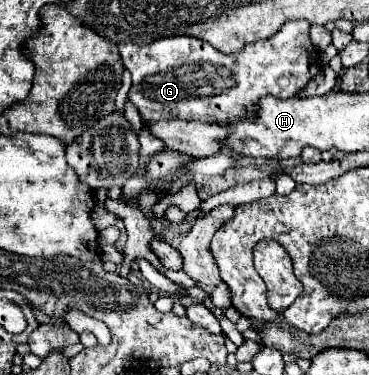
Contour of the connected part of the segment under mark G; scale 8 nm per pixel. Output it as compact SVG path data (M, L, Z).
M304 20L286 22L274 36L248 44L242 48L242 52L234 54L222 54L212 44L206 44L192 36L168 36L154 40L154 44L120 44L118 48L124 66L132 72L132 88L128 92L128 98L138 108L140 116L148 122L168 118L200 120L208 124L234 124L240 120L254 120L260 98L276 96L286 100L304 88L322 68L318 50L310 42L310 24Z

